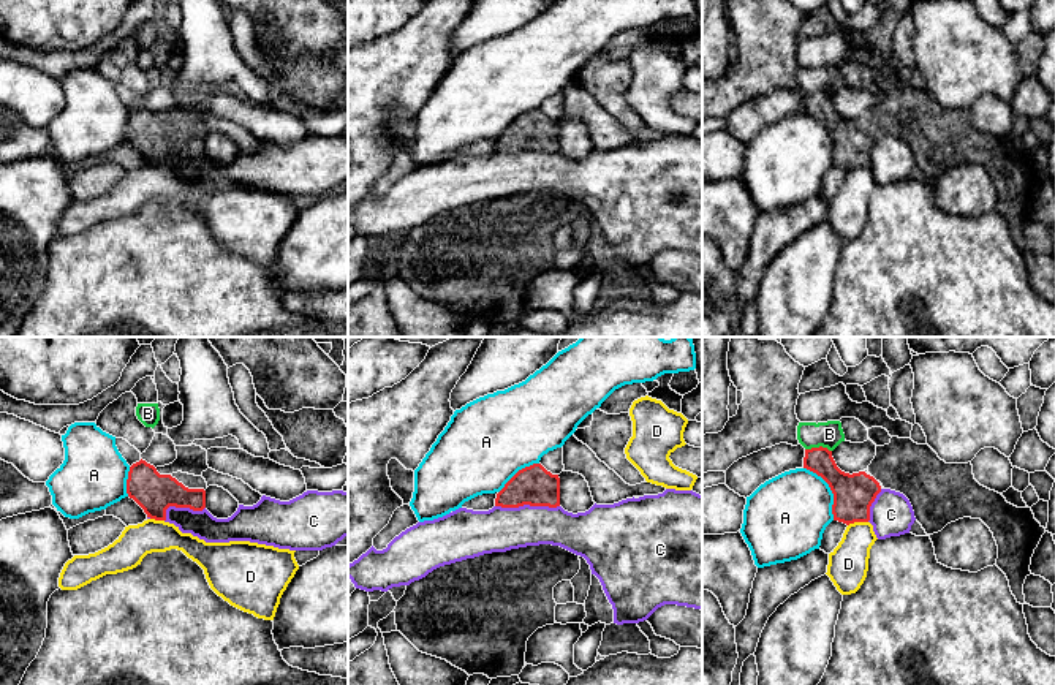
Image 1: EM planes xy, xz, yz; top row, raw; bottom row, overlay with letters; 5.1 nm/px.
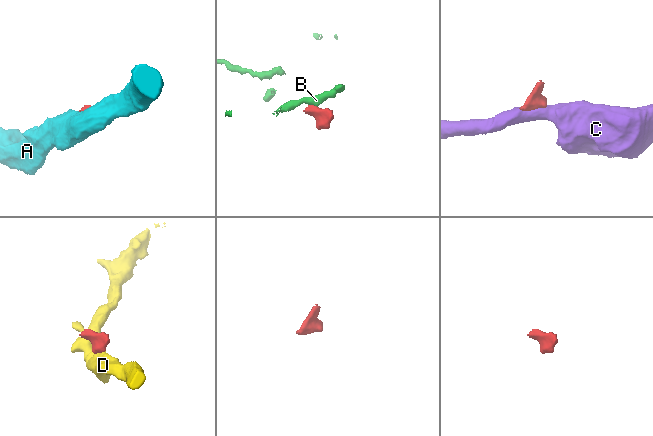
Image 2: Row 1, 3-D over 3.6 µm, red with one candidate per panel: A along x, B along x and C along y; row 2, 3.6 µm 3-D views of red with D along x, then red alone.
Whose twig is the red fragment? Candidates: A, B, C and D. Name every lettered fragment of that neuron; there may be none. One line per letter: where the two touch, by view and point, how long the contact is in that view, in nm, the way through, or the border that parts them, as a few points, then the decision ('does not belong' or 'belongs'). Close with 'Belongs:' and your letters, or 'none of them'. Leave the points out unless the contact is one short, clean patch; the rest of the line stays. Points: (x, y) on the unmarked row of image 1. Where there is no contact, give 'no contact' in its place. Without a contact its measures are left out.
A: meets red in yz at (831, 135); contact 320 nm long; does not belong
B: meets red in yz at (818, 94); contact 140 nm long; border along yz (805, 94), (826, 92), (831, 97); does not belong
C: meets red in xz at (527, 149); contact 320 nm long; border along xz (495, 151), (559, 152); does not belong
D: meets red in yz at (858, 166); contact 110 nm long; border along yz (867, 166), (854, 166), (848, 171); does not belong
Belongs: none of them

